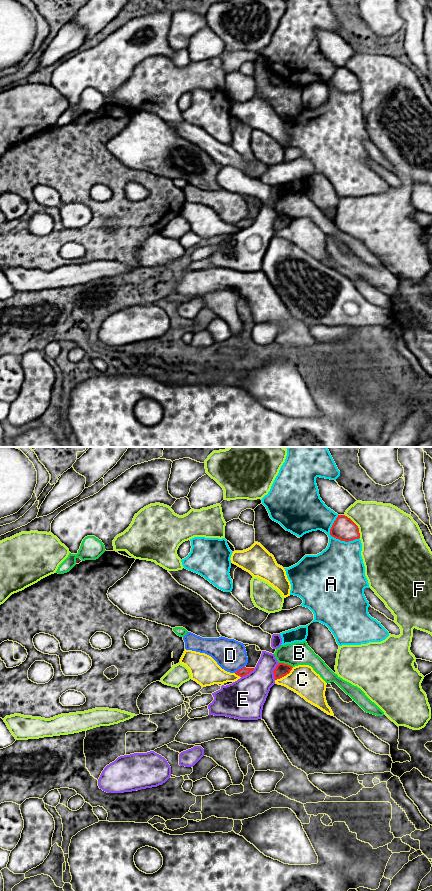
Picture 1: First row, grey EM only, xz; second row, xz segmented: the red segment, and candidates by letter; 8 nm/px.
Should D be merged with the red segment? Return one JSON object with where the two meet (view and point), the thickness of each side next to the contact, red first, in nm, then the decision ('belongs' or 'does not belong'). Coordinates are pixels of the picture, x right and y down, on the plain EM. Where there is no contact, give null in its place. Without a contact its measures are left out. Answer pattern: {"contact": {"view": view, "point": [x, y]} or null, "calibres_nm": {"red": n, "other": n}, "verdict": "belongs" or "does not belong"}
{"contact": {"view": "xz", "point": [239, 221]}, "calibres_nm": {"red": 70, "other": 240}, "verdict": "does not belong"}

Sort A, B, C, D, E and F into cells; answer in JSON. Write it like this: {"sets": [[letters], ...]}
{"sets": [["A"], ["B"], ["C"], ["D", "F"], ["E"]]}

